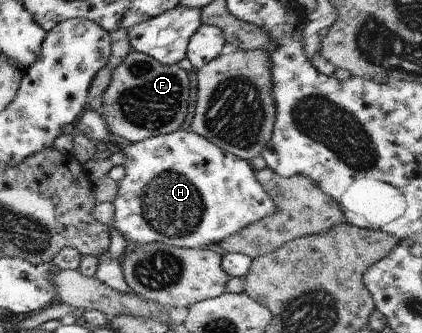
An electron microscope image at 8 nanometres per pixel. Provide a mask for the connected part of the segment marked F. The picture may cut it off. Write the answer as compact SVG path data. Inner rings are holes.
M131 50L122 63L110 70L110 83L99 96L100 112L111 133L126 141L137 142L177 130L190 97L187 71L176 64L162 65L152 57Z

